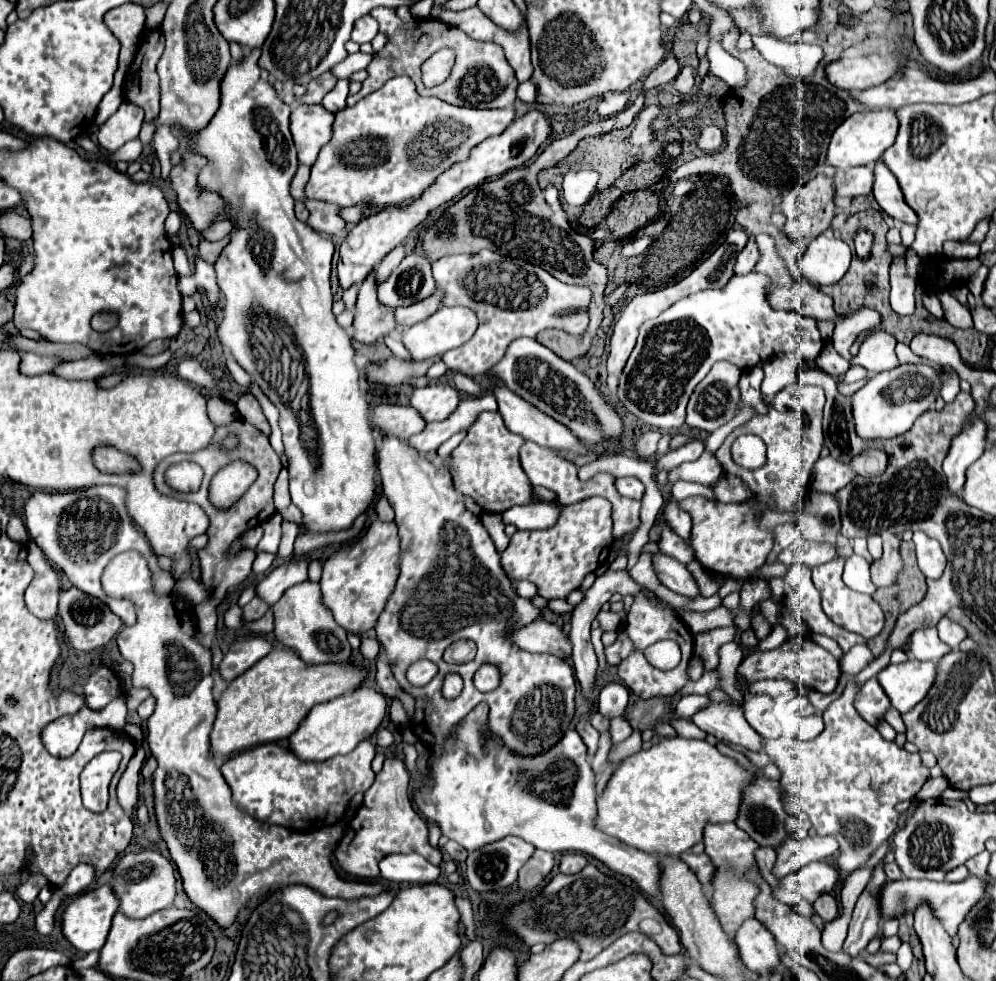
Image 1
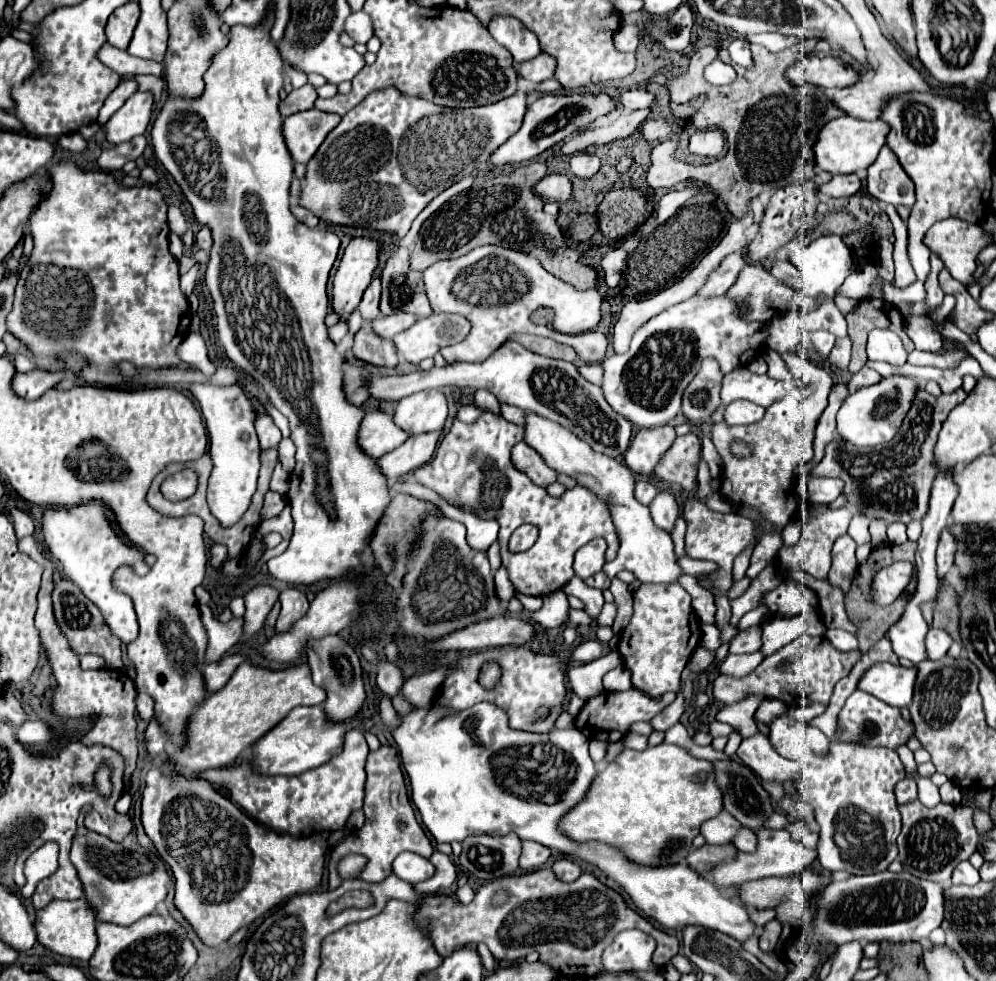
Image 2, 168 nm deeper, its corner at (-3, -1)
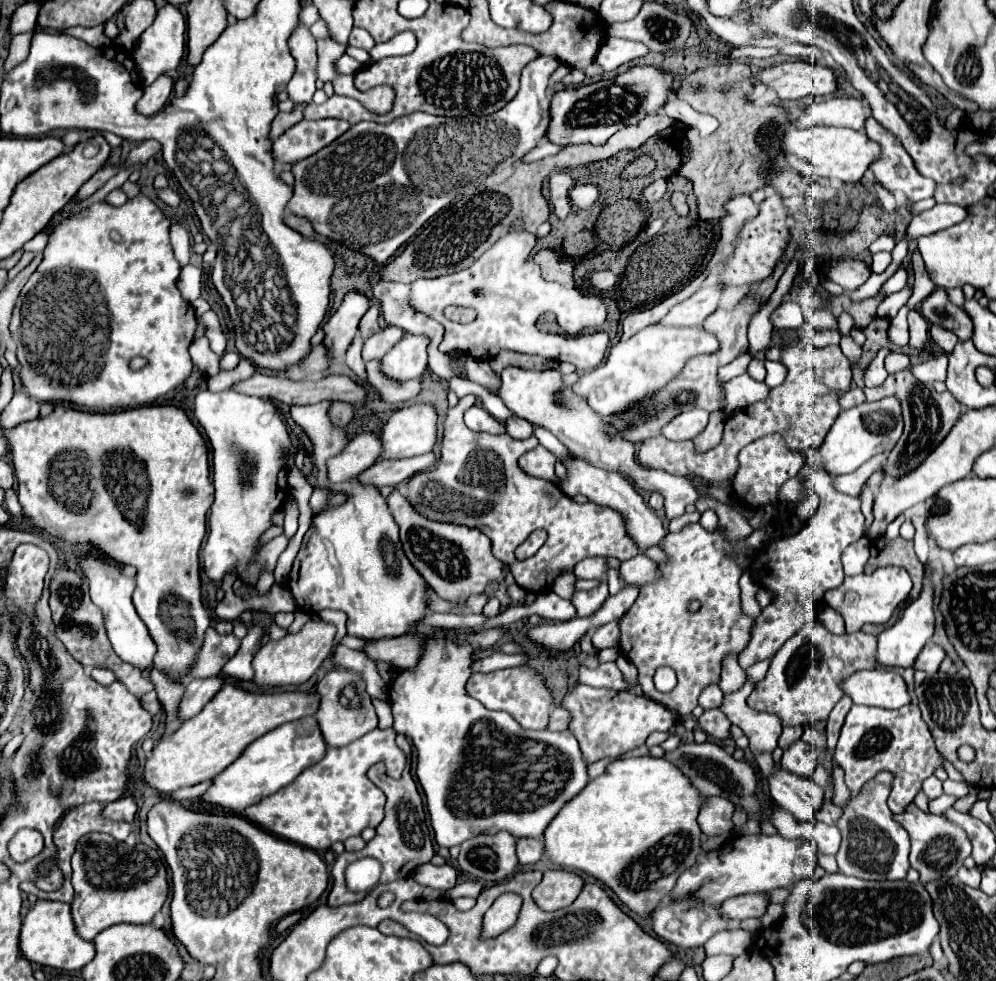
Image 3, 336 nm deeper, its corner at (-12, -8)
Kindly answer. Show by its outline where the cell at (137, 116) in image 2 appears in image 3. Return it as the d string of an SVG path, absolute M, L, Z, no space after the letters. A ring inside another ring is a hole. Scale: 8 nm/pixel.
M160 76L158 80L154 80L154 84L144 88L144 96L136 104L136 112L142 116L154 116L168 102L170 94L172 94L172 80L168 76Z

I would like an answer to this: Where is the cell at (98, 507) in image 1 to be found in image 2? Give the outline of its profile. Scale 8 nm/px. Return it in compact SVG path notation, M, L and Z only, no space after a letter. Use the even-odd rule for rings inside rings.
M91 501L71 509L47 509L43 515L43 537L53 557L61 561L65 575L75 585L79 585L89 601L99 607L109 631L125 645L135 641L139 635L137 615L131 599L113 587L113 573L123 565L133 567L133 571L147 571L149 567L143 563L143 553L127 545L117 535L111 521L107 519L107 507Z

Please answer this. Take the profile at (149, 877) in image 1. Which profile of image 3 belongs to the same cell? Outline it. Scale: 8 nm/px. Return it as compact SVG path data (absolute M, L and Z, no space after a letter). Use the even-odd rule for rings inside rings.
M86 834L72 856L72 886L76 890L72 902L72 918L78 934L92 940L114 924L148 924L162 910L168 898L168 876L160 852L144 844L128 846L110 834Z

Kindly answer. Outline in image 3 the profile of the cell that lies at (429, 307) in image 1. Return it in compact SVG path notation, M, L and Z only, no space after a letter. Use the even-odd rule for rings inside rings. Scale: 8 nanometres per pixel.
M386 326L384 330L380 330L374 336L370 336L368 342L364 344L364 350L362 350L364 362L374 360L374 358L380 360L388 350L392 350L394 344L398 344L402 340L404 334L406 332L400 330L400 328L396 328L396 326Z

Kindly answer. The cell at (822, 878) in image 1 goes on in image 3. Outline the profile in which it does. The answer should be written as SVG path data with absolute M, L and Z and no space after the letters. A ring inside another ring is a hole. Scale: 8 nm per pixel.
M766 892L744 894L744 896L728 898L720 906L720 912L722 912L722 916L726 916L734 922L742 922L744 918L762 918L768 904L770 904L770 898Z

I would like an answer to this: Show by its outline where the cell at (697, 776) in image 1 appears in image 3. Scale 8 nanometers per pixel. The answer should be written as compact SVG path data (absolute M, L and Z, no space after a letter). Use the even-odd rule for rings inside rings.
M640 756L624 758L606 768L606 772L588 782L580 796L572 798L552 820L544 832L546 856L562 866L582 870L608 888L640 916L648 916L676 886L678 876L688 870L696 856L700 854L700 826L696 822L700 808L706 804L706 798L696 792L696 786L682 776L682 772L664 758Z

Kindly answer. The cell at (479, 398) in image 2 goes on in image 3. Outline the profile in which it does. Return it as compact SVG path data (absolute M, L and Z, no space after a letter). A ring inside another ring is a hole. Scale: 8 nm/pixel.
M510 416L508 420L504 420L504 426L506 426L506 432L512 436L512 438L530 438L532 436L532 424L526 422L526 420L520 420L516 416Z

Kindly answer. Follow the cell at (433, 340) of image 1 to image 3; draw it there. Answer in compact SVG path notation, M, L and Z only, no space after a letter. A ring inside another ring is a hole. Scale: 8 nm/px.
M406 334L384 358L382 370L394 380L420 378L428 368L428 336Z

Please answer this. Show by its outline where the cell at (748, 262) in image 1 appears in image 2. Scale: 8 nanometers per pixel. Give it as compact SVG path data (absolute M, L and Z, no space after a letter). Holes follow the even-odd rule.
M737 251L737 253L731 253L727 255L721 265L707 277L707 283L703 285L703 289L697 291L699 297L717 297L717 295L723 295L737 279L739 271L745 267L745 261L743 261L743 253Z

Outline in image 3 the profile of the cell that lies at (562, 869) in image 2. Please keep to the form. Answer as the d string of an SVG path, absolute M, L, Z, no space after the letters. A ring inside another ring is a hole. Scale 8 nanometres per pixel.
M548 870L544 872L542 882L534 888L532 898L542 910L552 912L572 904L578 898L582 886L584 886L584 880L576 872Z

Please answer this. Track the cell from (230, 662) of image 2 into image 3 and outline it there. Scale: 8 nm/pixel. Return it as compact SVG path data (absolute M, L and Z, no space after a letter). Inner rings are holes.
M224 676L192 678L186 686L184 698L180 702L180 718L188 720L188 718L196 716L208 704L208 700L212 700L212 696L216 696L216 692L220 692L220 688L224 684L226 684Z

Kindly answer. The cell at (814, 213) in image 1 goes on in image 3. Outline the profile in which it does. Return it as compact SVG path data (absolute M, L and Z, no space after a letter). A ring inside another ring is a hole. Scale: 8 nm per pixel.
M780 194L766 198L760 204L758 216L754 220L746 222L744 228L740 230L740 240L736 244L736 252L732 258L728 258L726 270L720 276L720 282L724 282L726 286L748 286L752 282L758 282L758 280L770 276L776 262L780 260L780 256L784 254L784 250L790 242L790 230L786 224L788 216L790 216L790 212L784 206Z

